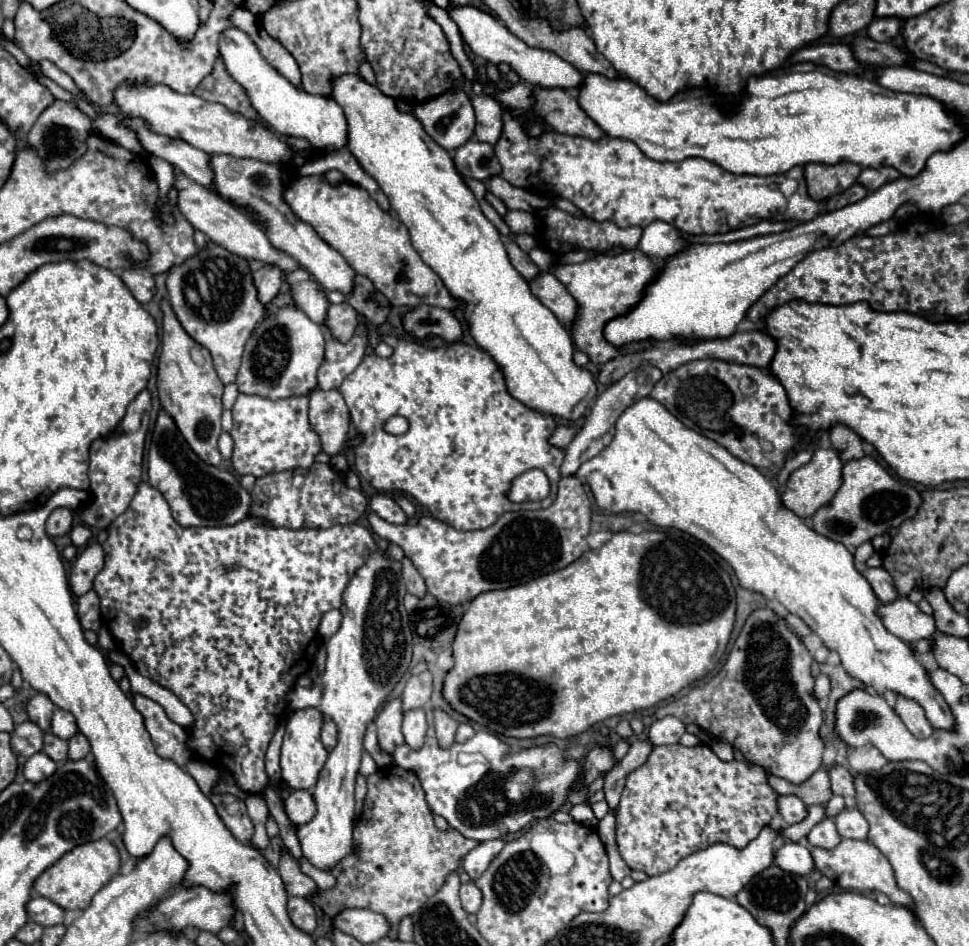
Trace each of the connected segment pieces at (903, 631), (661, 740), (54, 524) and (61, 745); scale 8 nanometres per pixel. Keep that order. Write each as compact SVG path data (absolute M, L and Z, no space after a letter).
M897 597L891 603L879 603L877 615L885 623L885 629L903 639L905 643L927 639L937 631L933 617L925 615L907 597Z
M663 717L663 719L659 719L651 725L649 741L655 747L669 745L669 743L679 743L683 733L685 733L685 725L677 717Z
M55 509L47 519L47 535L63 537L73 527L73 511L69 509Z
M45 733L45 745L43 745L43 753L47 753L53 761L67 761L67 741L59 739L53 733Z

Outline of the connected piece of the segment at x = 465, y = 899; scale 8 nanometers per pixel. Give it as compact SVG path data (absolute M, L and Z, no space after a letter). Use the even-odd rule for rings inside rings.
M475 883L461 885L459 897L461 897L461 905L463 905L465 913L477 913L479 911L479 907L481 907L481 891L475 887Z

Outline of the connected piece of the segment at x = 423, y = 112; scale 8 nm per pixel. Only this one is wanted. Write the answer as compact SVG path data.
M451 89L439 97L419 103L413 115L421 121L425 133L445 151L461 147L475 129L475 115L469 95L463 89Z

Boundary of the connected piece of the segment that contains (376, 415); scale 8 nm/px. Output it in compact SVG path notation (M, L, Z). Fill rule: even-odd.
M389 337L387 343L393 347L391 357L383 359L369 349L361 365L339 387L351 411L351 421L363 435L363 441L355 447L355 469L363 479L377 491L411 495L427 507L435 519L463 531L485 529L507 511L543 509L555 501L565 457L563 449L549 443L557 423L551 415L535 411L511 397L503 369L489 353L461 341L443 347L425 347L417 341ZM393 415L401 415L409 421L407 433L391 435L383 431L383 423ZM529 469L545 471L551 481L549 497L535 503L509 501L513 479Z

